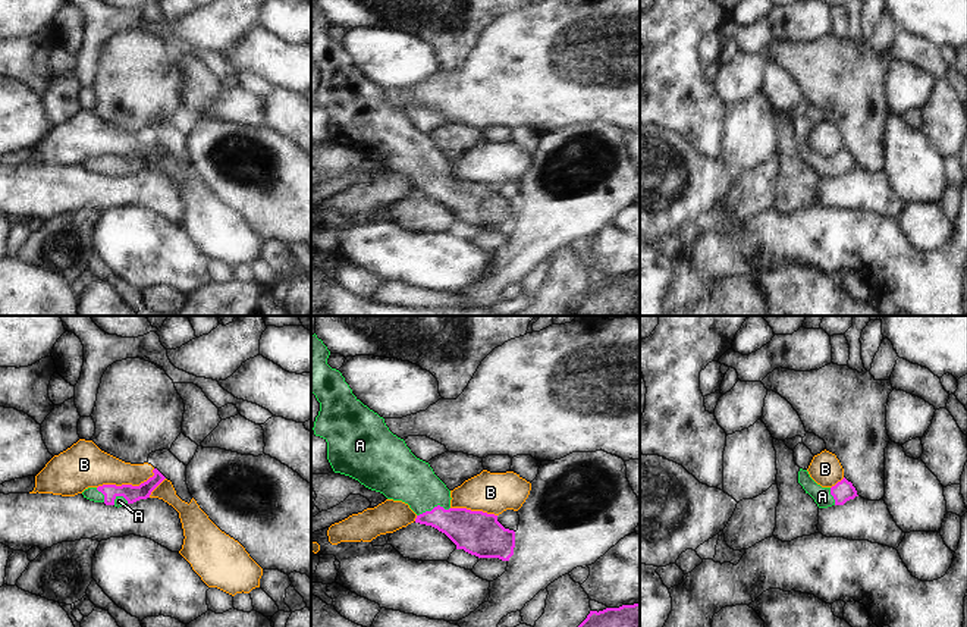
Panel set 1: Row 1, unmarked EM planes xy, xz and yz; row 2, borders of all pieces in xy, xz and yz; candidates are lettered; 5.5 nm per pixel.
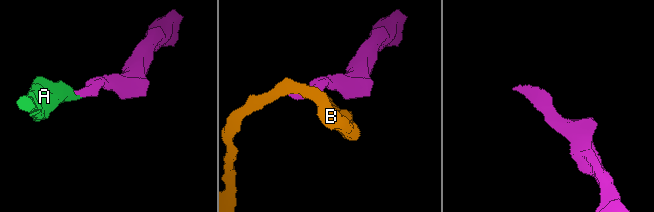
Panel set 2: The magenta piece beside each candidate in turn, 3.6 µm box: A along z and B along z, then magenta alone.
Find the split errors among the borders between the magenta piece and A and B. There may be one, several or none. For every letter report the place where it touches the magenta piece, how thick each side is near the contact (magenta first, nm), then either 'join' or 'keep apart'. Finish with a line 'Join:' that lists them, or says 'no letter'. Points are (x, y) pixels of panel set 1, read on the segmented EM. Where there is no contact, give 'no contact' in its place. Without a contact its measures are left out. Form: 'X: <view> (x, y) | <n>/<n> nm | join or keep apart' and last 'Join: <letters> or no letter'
A: xz (435, 507) | 220/280 nm | join
B: xy (128, 485) | 90/240 nm | keep apart
Join: A

